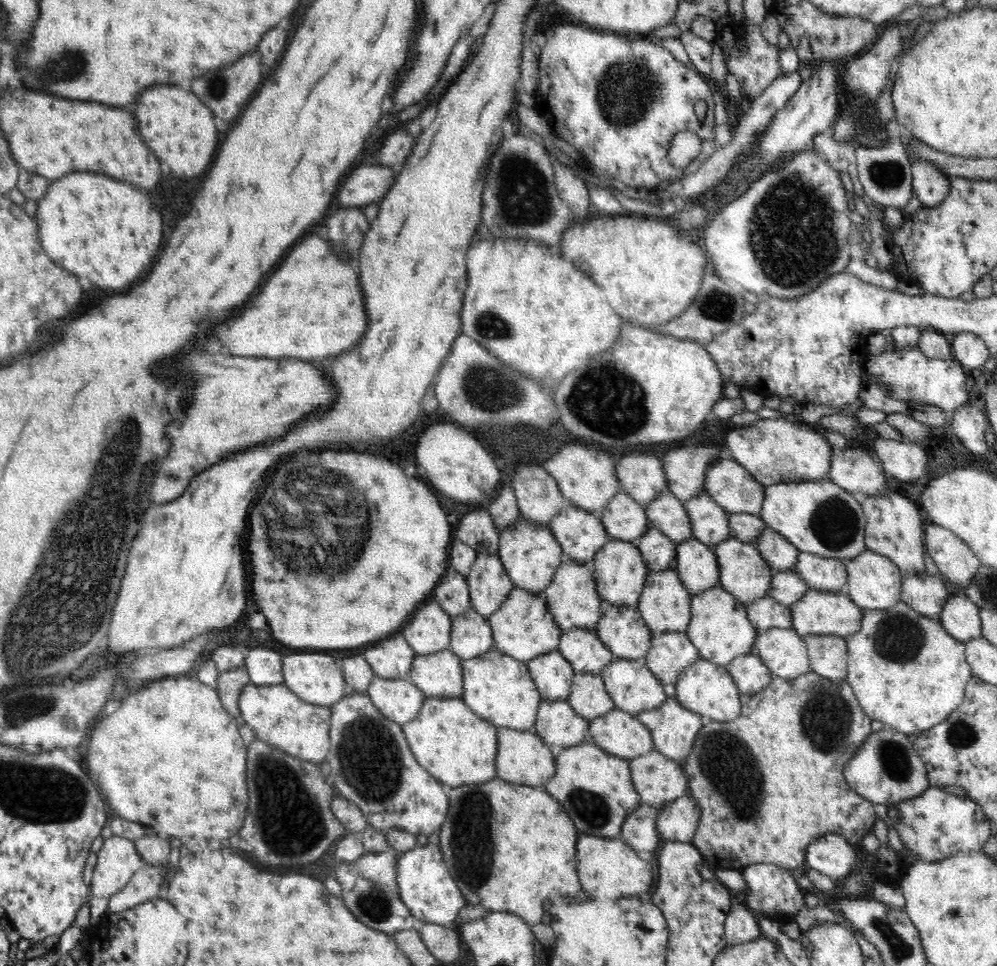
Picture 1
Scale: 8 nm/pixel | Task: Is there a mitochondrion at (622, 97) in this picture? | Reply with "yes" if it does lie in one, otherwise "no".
yes

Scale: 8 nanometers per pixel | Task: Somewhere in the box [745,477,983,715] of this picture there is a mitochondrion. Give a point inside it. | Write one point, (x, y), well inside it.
(834, 524)

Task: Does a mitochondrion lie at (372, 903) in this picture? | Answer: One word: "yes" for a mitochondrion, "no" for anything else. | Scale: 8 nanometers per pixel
yes

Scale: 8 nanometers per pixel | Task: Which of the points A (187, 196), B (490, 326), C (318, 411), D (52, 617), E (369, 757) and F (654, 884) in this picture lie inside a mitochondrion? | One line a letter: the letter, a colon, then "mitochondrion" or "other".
A: other
B: mitochondrion
C: other
D: mitochondrion
E: mitochondrion
F: other

